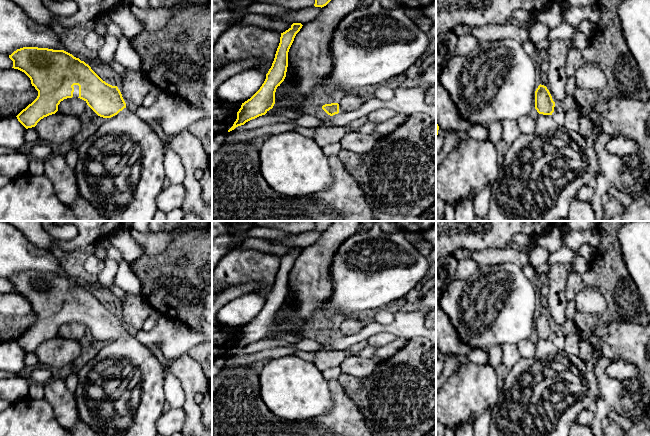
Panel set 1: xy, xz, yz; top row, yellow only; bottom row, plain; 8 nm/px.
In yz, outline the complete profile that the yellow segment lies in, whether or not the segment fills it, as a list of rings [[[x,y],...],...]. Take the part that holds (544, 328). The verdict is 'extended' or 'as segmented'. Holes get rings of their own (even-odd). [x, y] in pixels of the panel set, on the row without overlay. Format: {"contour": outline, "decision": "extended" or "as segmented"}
{"contour": [[[544,309],[535,315],[535,333],[539,337],[535,341],[536,352],[532,357],[521,358],[508,371],[504,379],[504,388],[500,391],[498,401],[492,410],[492,420],[488,436],[569,436],[571,425],[581,411],[597,401],[599,392],[597,379],[593,371],[589,371],[579,356],[560,351],[552,342],[555,326]]], "decision": "extended"}

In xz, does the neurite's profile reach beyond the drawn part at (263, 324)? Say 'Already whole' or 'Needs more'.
Already whole

